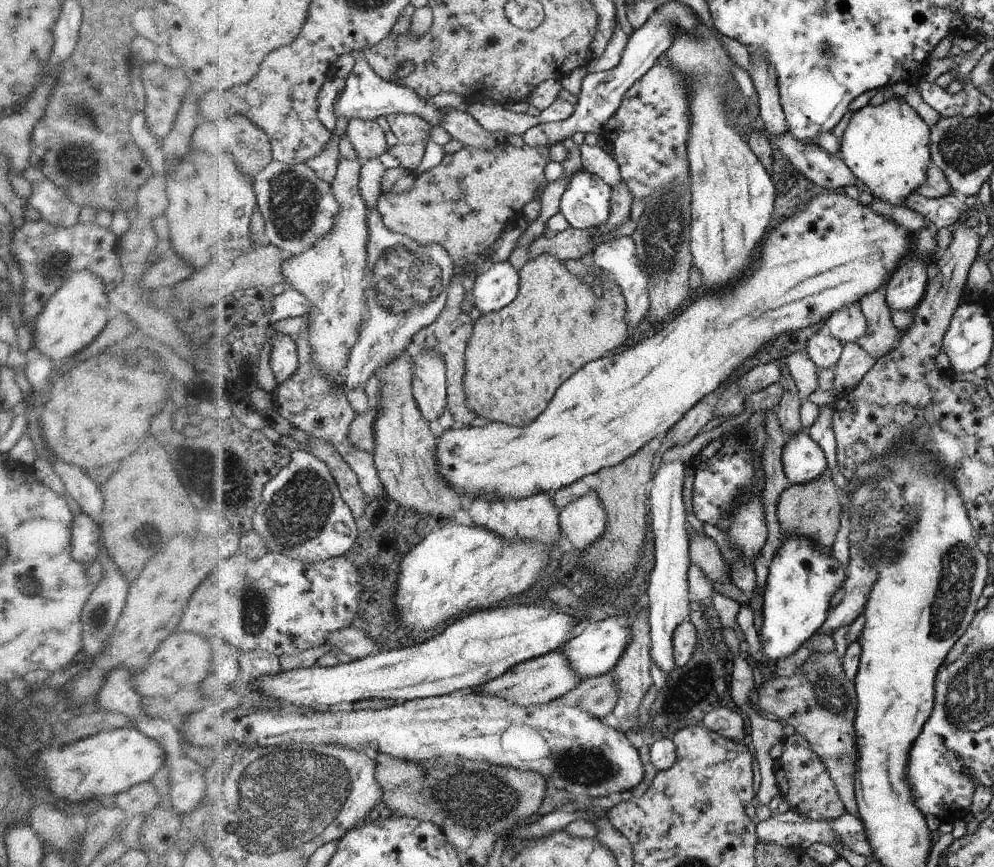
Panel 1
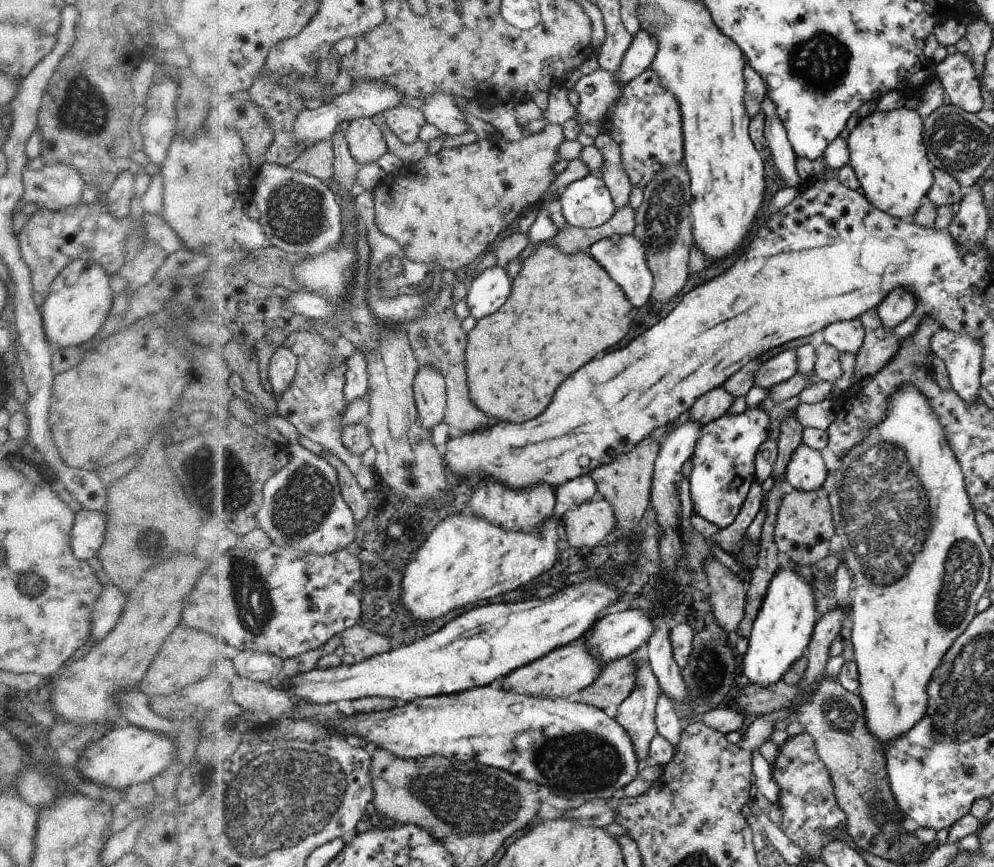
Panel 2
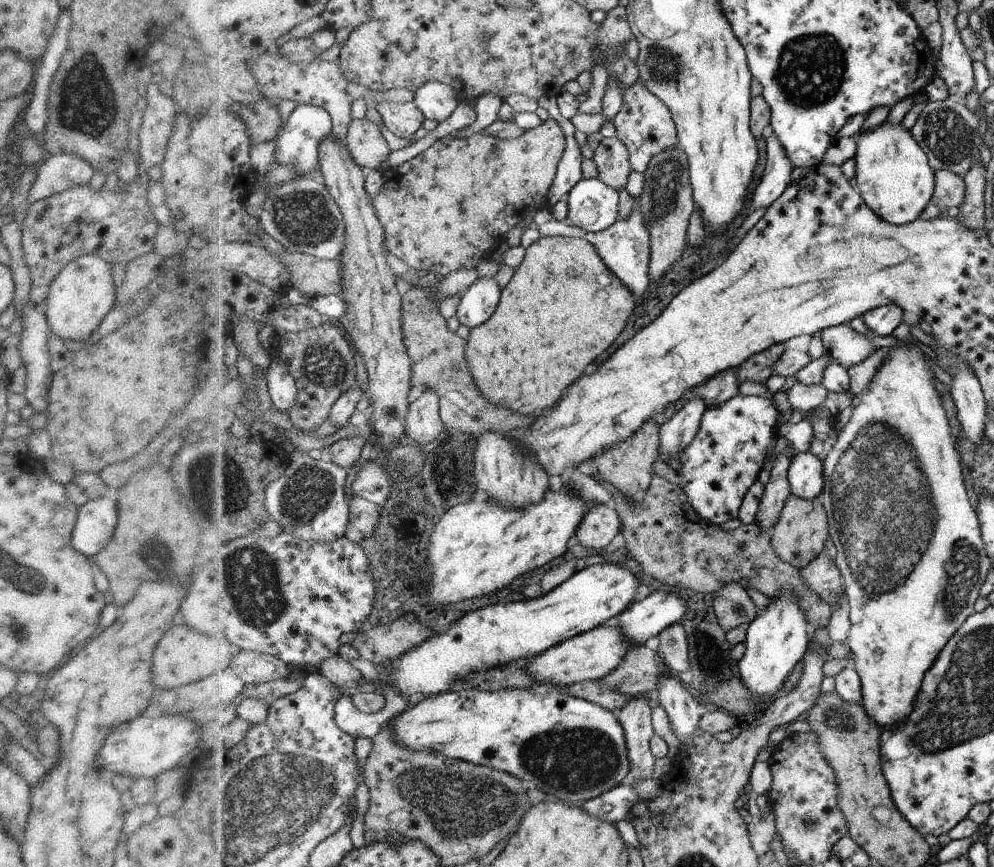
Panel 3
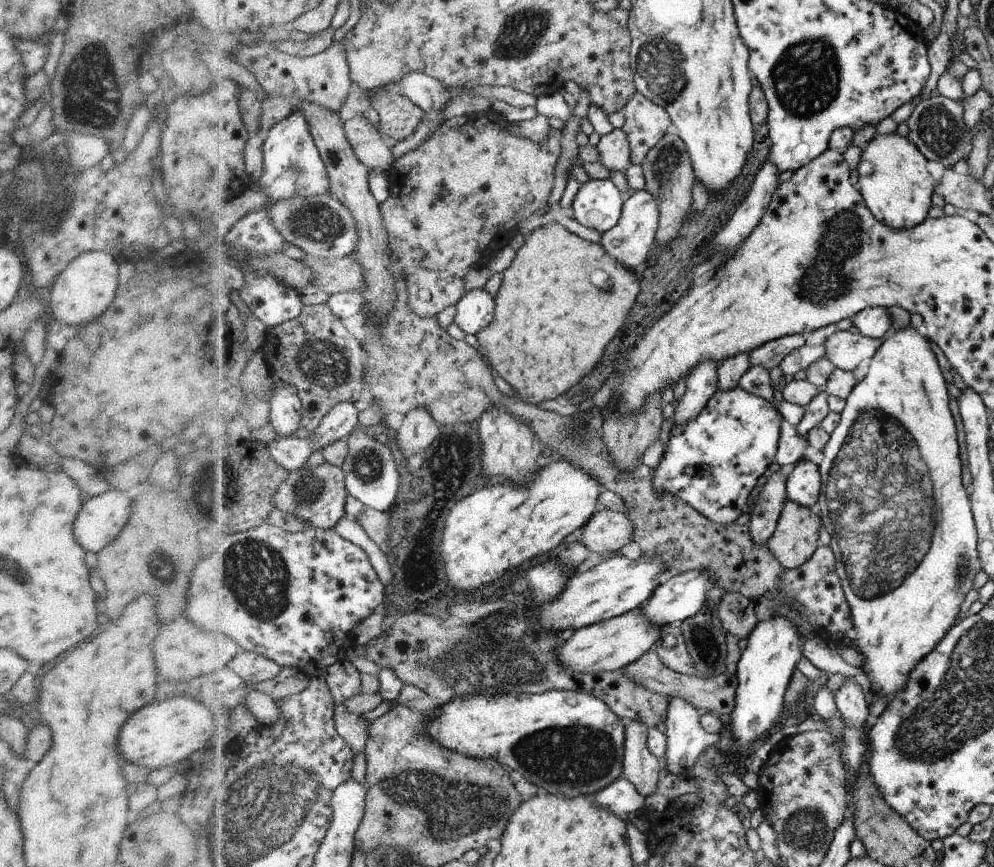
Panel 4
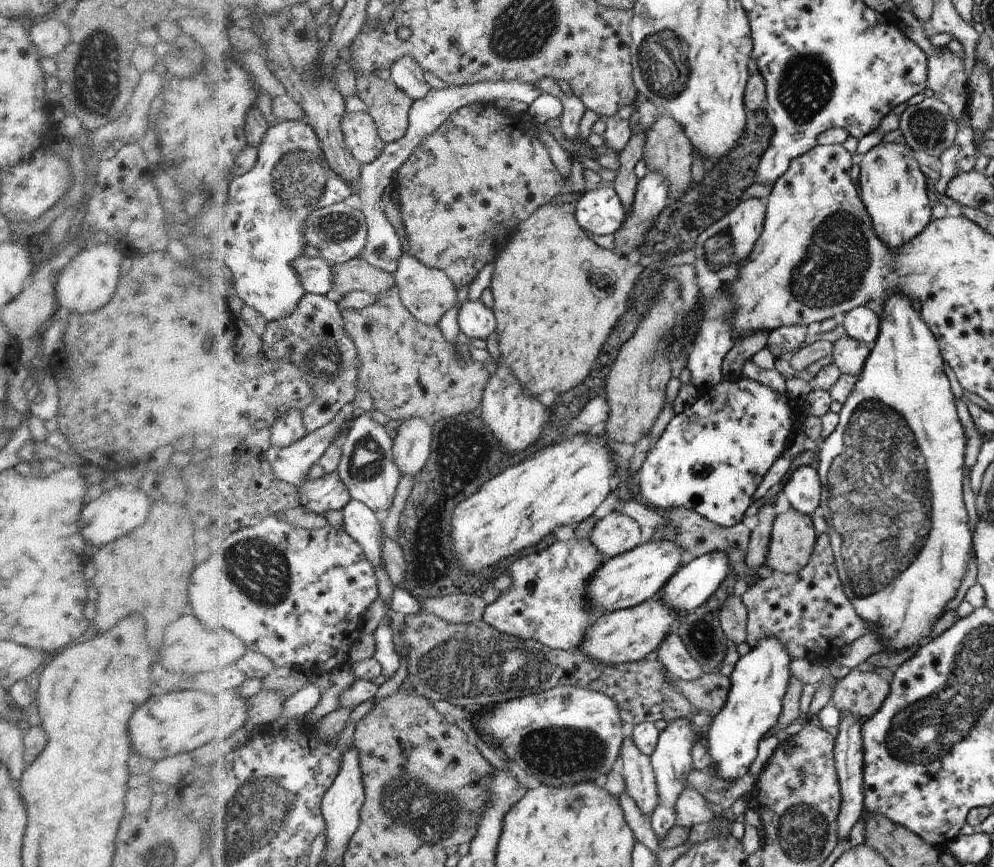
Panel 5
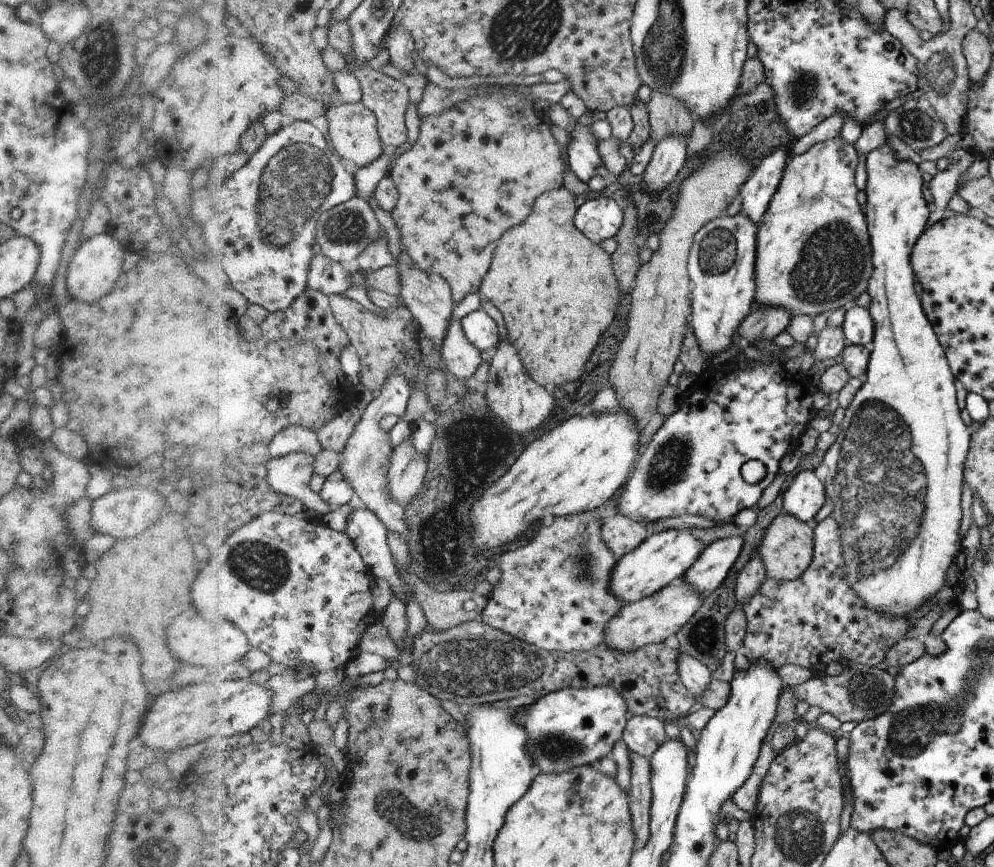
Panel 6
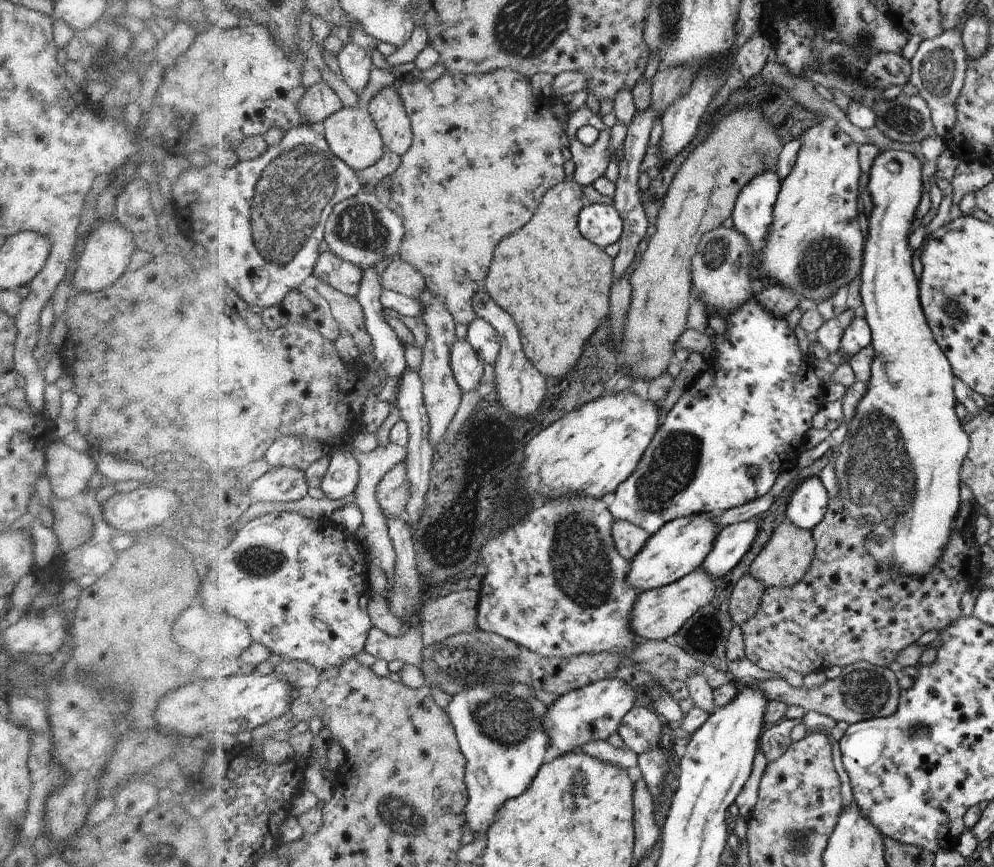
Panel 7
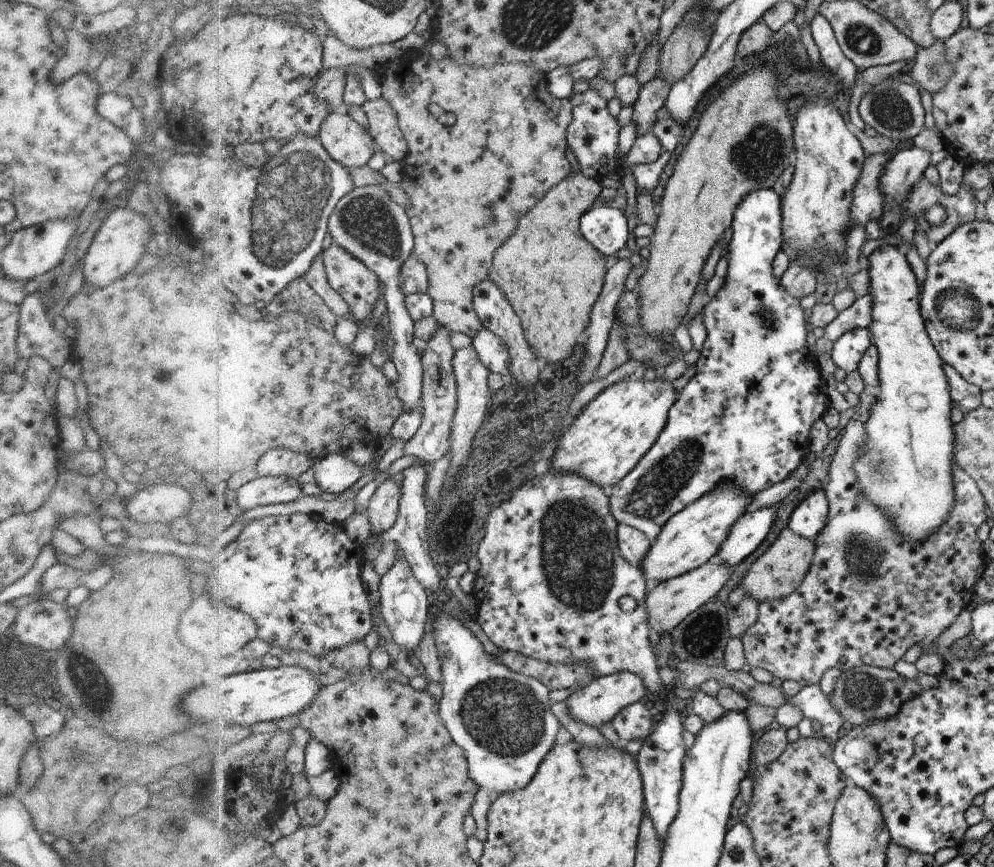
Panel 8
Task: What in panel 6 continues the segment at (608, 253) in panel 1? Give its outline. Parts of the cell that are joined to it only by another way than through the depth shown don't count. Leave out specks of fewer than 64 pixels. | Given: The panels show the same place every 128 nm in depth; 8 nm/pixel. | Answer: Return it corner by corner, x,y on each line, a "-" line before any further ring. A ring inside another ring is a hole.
672,135
656,144
653,157
643,172
642,192
661,193
666,190
686,165
688,137

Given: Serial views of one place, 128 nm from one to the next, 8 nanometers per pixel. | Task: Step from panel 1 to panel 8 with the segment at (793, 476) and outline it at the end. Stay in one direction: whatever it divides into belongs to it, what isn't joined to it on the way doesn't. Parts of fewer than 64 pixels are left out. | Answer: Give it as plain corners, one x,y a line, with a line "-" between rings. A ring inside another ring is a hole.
823,489
812,491
791,513
788,527
814,541
829,522
829,500

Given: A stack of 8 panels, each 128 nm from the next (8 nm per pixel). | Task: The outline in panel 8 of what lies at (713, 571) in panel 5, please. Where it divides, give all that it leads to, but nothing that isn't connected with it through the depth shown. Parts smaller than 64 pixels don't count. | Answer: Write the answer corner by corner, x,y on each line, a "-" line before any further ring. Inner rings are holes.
777,506
744,512
730,527
729,535
721,544
715,559
732,567
748,558
768,536
770,527
774,524
776,508

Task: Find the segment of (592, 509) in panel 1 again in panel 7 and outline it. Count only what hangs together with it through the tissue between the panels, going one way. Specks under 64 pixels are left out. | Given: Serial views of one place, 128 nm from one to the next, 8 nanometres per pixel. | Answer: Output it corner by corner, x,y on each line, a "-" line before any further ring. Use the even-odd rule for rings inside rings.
617,520
613,524
612,535
613,541
617,544
618,552
629,561
652,538
645,529
625,520

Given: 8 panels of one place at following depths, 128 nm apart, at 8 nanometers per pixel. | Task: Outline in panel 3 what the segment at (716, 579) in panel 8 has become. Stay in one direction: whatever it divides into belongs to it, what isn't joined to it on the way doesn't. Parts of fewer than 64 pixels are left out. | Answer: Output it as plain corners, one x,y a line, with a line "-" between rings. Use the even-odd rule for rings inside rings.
599,625
537,655
534,662
528,664
526,674
532,676
538,684
549,683
553,686
572,686
586,680
602,679
622,664
626,652
630,649
631,645
622,638
620,626

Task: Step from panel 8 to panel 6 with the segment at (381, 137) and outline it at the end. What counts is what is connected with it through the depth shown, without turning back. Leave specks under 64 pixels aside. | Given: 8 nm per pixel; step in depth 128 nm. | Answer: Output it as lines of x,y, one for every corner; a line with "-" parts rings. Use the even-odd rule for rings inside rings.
353,63
348,68
358,78
362,86
362,102
378,115
379,131
386,148
396,150
402,144
406,144
408,142
406,114
408,114
408,106
410,106
410,88
404,82
400,82
382,71
374,70
367,63
363,65

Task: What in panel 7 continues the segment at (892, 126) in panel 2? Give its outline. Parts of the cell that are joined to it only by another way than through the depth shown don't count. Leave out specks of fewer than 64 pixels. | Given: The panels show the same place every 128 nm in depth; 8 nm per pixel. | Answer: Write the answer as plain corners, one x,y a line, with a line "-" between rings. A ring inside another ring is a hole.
894,149
880,150
869,170
868,189
873,209
868,219
869,231
865,246
865,268
861,274
859,287
865,310
864,318
869,321
870,328
873,330
873,343
870,346
874,349
875,355
871,362
867,393
863,396
861,402
857,404
855,415
848,420
846,436
839,448
839,455
834,459
839,497
843,502
845,512
859,521
872,521
872,538
865,540
865,551
871,557
874,557
874,560
879,565
890,566
895,573
899,573
902,577
924,577
943,558
951,538
950,530
952,530
952,522
954,522
954,518
958,514
958,506
960,506
961,468
971,447
971,440
968,440
969,433
966,430
962,430
962,424
960,424
960,420
956,416
957,395
954,392
954,374
952,374
950,364
946,360
946,355
935,341
933,332
924,316
924,311
922,306
920,306
921,298
918,298
918,282
916,282
916,276
912,272
912,256
914,254
912,254
912,248
908,244
908,236
910,236
912,222
914,222
918,204
920,204
920,198
922,198
922,184
924,184
922,182
922,164
916,160
916,155
912,156
912,154
908,154
906,151

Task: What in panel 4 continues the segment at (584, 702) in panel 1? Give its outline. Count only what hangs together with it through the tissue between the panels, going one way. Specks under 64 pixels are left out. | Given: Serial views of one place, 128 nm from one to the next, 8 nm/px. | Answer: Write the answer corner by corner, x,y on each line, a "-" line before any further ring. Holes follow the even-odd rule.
654,649
646,652
646,655
638,658
634,663
628,664
622,670
624,670
624,676
634,680
636,684
642,684
644,688
664,697
682,698
688,704
692,704
694,708
708,710
710,716
711,714
724,716
724,714
730,715
734,712
734,696
737,696
739,686
735,674
723,673
714,678
699,678
698,676
689,678
688,675
678,674
664,666

